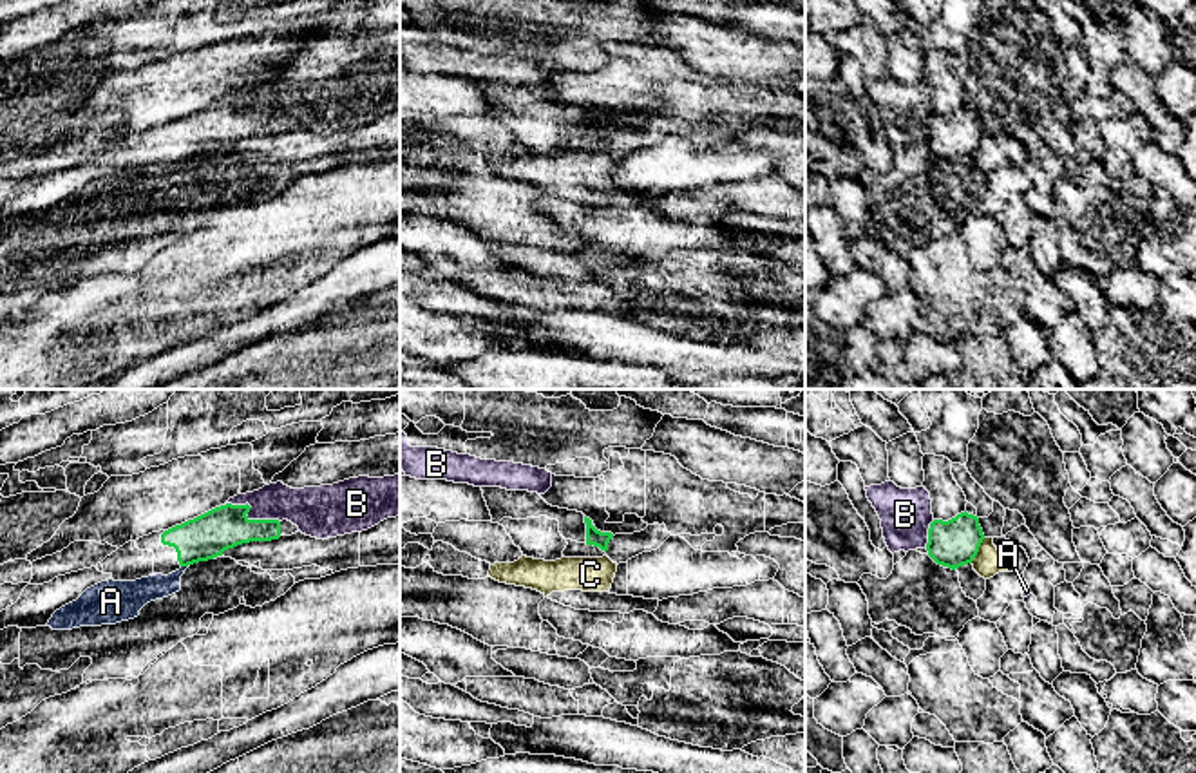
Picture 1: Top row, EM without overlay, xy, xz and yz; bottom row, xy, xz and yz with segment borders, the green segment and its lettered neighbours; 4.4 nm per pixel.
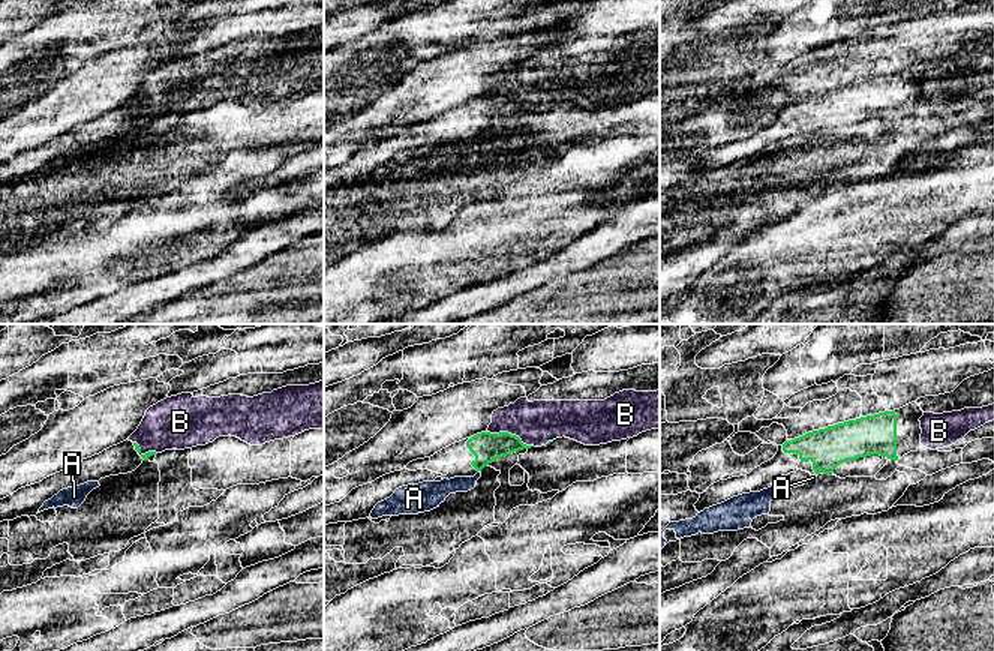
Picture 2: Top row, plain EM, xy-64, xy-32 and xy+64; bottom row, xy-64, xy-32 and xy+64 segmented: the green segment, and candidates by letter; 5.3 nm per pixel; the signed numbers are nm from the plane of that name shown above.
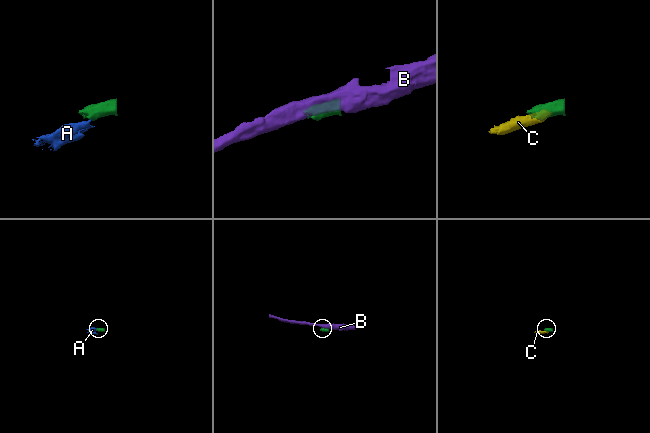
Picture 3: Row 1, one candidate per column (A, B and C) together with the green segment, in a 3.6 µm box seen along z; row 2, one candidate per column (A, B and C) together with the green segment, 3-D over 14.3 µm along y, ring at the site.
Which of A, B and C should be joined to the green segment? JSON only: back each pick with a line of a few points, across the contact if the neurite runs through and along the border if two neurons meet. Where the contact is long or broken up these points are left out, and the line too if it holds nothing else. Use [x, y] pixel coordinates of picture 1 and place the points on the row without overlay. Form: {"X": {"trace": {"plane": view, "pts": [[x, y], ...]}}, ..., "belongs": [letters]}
{"belongs": []}

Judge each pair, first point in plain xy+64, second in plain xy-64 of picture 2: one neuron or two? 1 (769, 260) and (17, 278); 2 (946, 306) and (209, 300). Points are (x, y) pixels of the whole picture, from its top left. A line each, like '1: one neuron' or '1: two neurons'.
1: one neuron
2: one neuron

